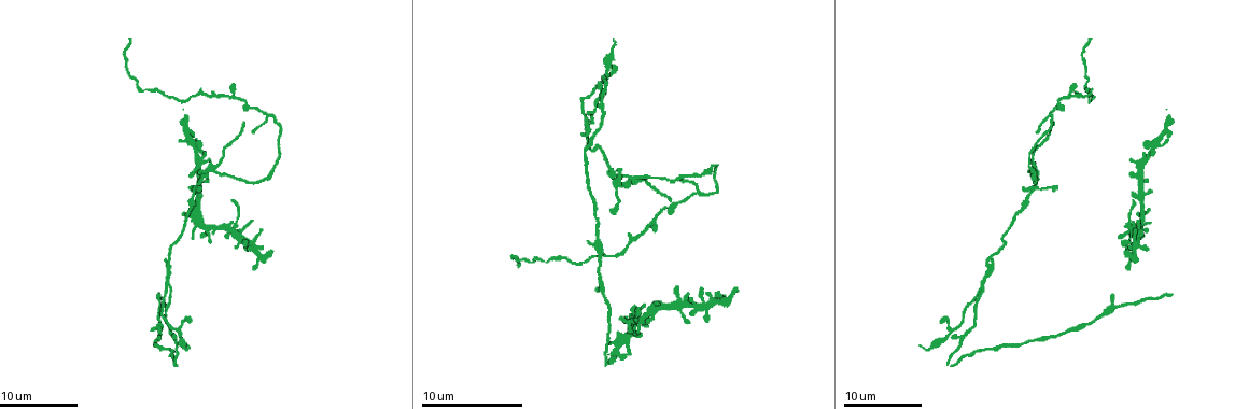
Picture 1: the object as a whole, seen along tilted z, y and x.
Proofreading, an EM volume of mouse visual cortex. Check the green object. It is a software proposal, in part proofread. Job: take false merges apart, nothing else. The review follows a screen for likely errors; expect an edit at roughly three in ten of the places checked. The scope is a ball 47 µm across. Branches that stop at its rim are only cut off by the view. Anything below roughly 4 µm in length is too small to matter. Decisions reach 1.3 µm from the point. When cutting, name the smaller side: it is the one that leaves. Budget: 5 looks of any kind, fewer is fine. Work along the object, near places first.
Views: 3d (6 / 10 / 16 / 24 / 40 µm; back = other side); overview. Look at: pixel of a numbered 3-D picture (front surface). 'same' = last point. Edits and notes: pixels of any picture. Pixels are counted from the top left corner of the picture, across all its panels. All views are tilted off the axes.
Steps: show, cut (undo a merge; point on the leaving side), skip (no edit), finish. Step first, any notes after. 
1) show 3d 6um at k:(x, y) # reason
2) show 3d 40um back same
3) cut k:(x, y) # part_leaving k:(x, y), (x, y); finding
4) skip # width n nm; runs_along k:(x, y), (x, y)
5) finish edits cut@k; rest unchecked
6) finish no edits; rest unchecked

show 3d 10um at 1:(164, 286) # arms part here

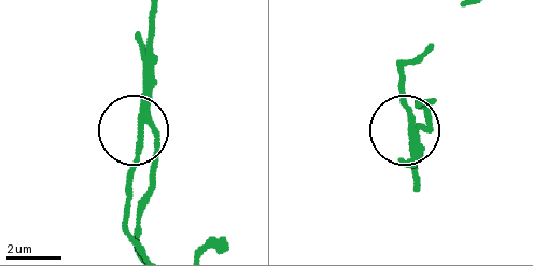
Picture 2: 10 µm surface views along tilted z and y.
cut 2:(140, 150) # width 200 nm; part_leaving 2:(143, 112), (123, 213), (131, 241); two cells meet here

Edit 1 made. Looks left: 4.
show 3d 16um at 1:(193, 228) # three-way junction

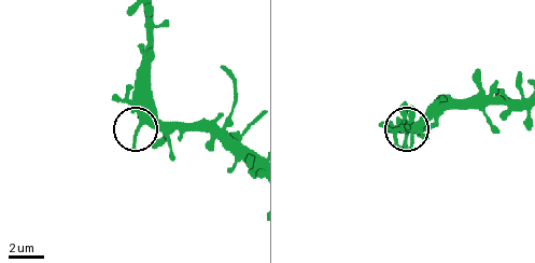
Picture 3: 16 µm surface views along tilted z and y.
skip # arms 3; continuous, no second cell

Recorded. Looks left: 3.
show 3d 10um at 1:(215, 170)

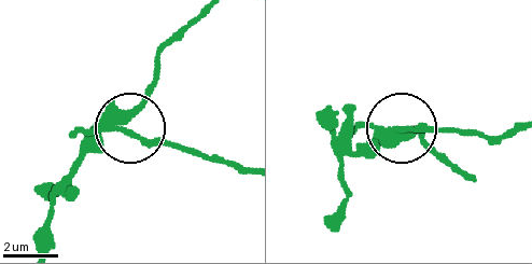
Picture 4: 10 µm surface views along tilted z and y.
cut 4:(71, 137) # part_leaving 4:(114, 128), (243, 166); a second cell is stuck on

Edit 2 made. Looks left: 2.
finish edits cut@2, cut@4; rest unchecked

